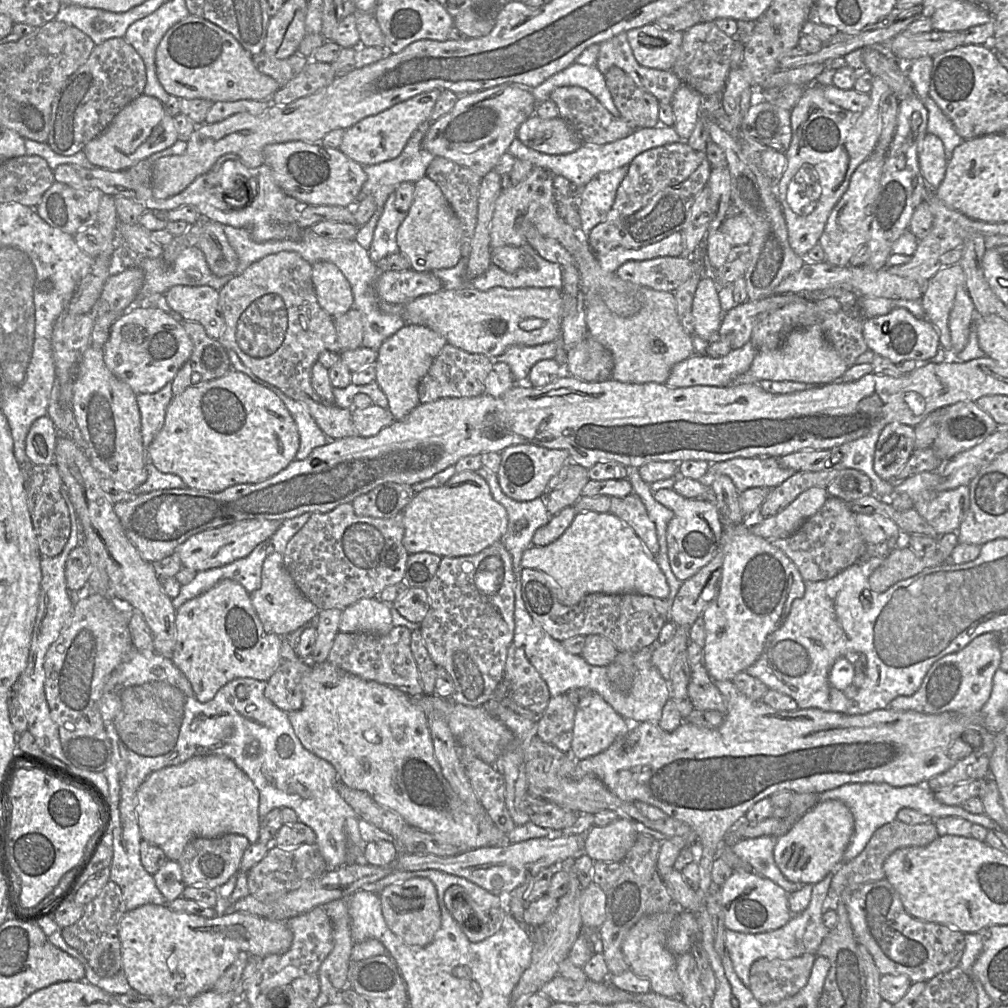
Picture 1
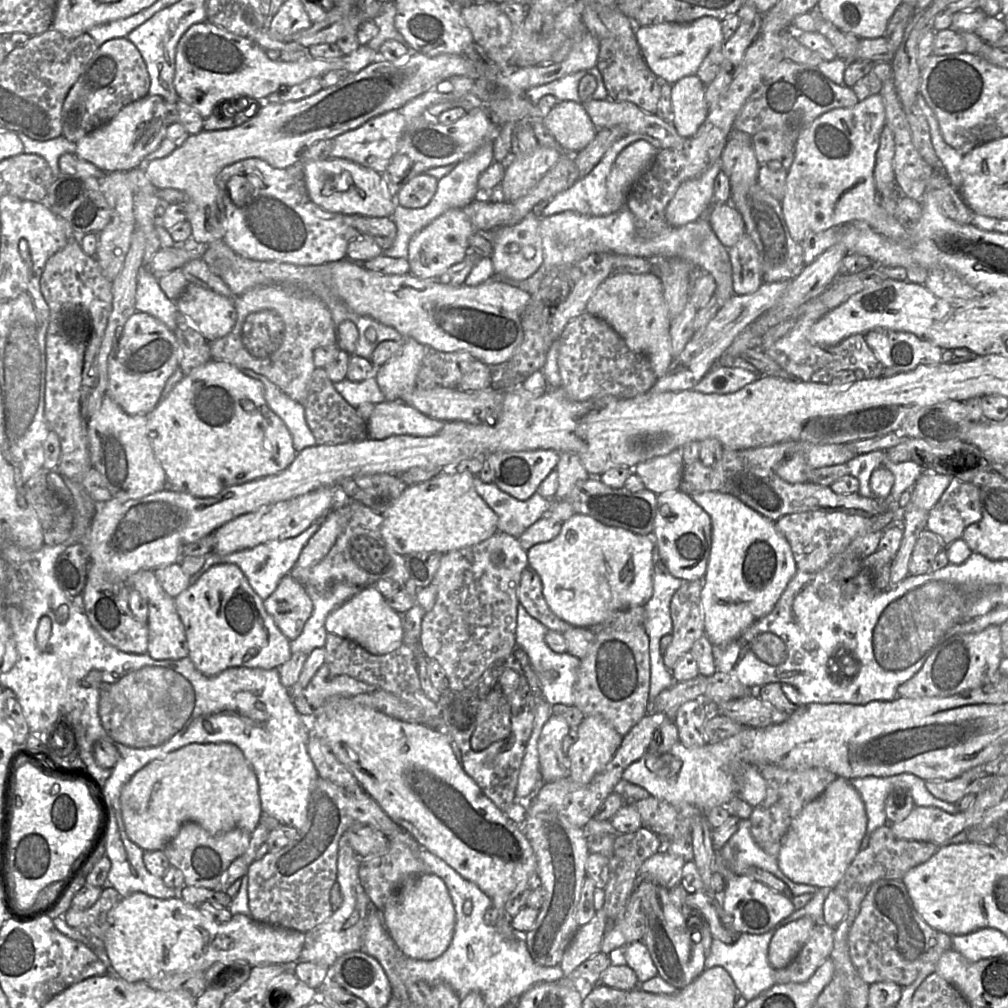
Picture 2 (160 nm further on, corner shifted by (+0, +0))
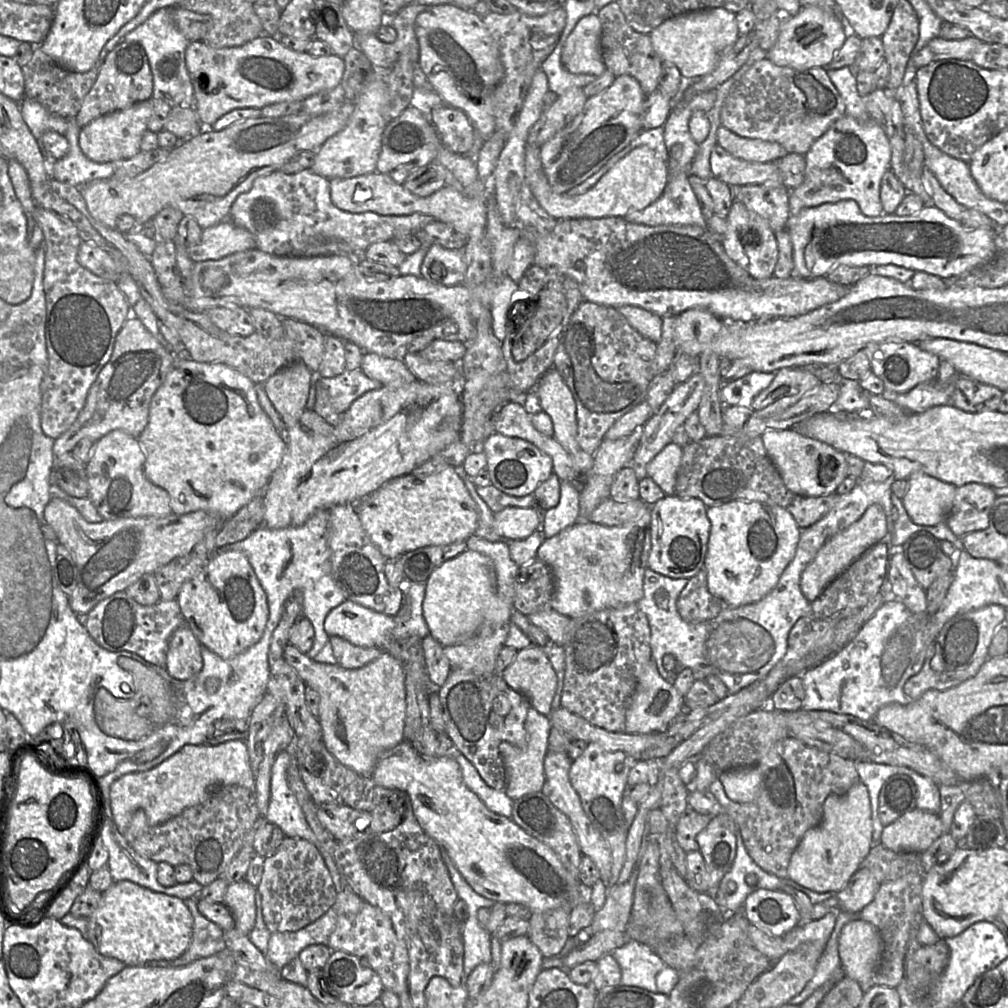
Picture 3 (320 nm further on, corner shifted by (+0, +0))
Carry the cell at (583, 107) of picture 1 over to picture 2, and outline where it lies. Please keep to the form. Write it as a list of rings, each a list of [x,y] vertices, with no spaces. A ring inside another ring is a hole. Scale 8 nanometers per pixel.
[[[607,98],[588,99],[582,105],[598,131],[617,125],[625,126],[629,134],[648,134],[658,139],[662,148],[680,149],[685,141],[671,121],[658,114],[647,113],[634,103]]]

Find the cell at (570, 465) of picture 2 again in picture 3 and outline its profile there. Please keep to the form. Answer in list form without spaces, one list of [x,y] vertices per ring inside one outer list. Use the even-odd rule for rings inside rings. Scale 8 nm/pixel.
[[[583,301],[572,314],[560,332],[553,368],[560,373],[573,395],[577,441],[585,452],[594,454],[614,422],[644,400],[648,385],[654,377],[651,365],[655,356],[656,343],[636,331],[616,308]]]

